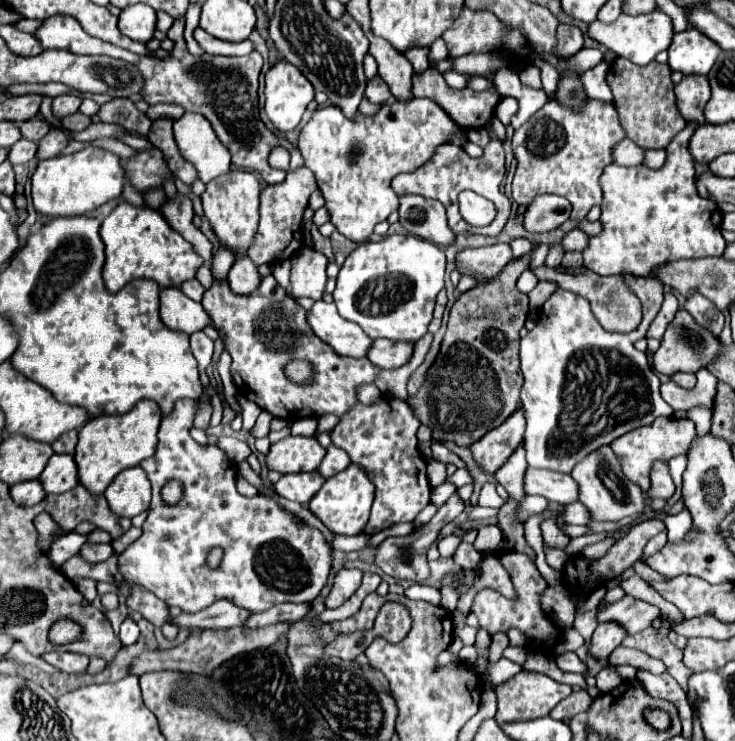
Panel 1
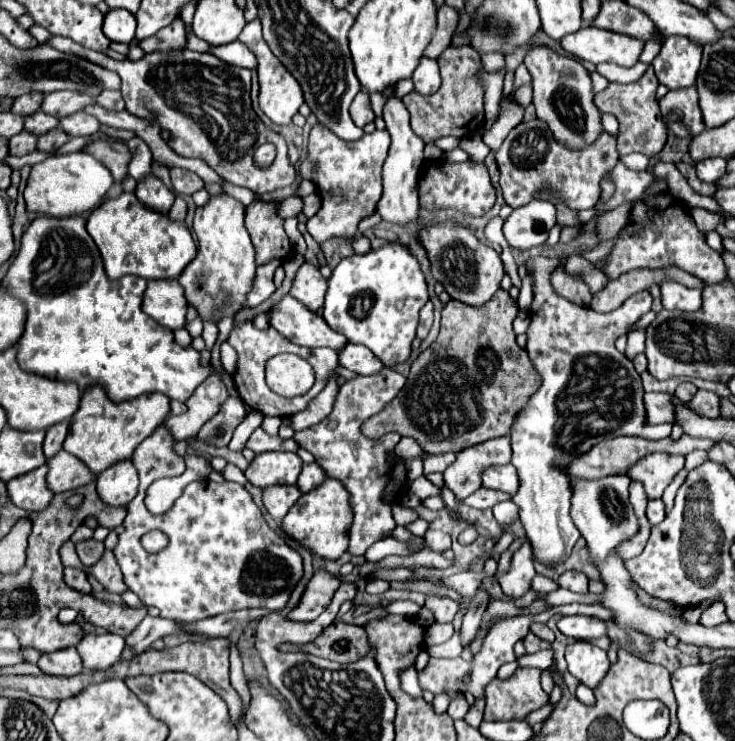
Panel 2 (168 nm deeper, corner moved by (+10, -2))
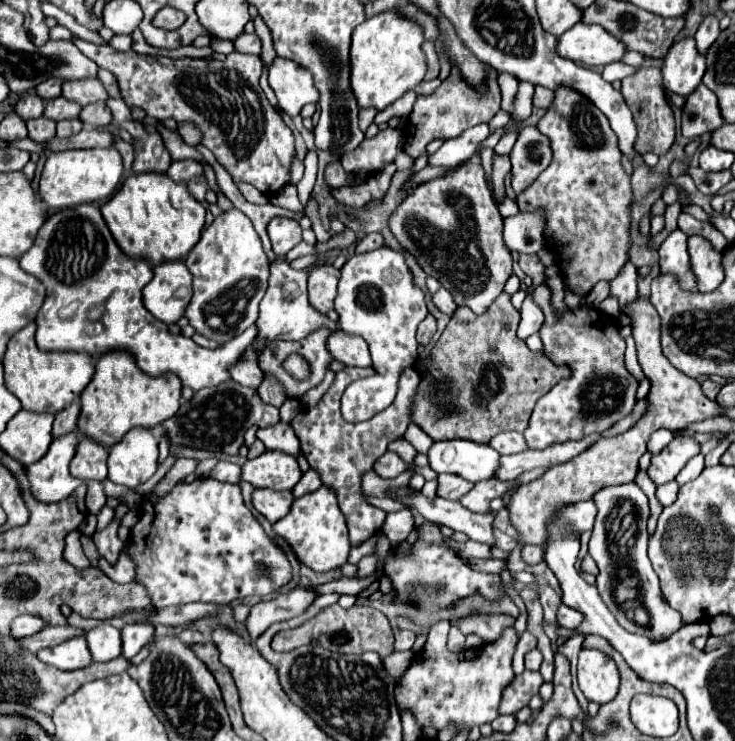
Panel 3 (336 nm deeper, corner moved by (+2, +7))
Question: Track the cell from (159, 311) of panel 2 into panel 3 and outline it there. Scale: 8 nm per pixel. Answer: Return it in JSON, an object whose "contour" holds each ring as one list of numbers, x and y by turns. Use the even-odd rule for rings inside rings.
{"contour":[[167,261,165,265,153,267,153,279,143,287,143,305,163,323,171,325,183,317,185,305,191,297,191,273,185,267,185,261]]}

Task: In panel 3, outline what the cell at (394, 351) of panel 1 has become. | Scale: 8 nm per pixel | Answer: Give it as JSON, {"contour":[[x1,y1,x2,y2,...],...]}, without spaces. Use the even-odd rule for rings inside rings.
{"contour":[[337,329,327,339,327,351,335,361,341,361,343,365,353,367,369,367,369,349,363,337,349,335,343,329]]}

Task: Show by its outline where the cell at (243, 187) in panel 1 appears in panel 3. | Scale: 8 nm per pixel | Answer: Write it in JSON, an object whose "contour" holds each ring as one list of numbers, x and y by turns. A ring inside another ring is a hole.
{"contour":[[239,209,225,211,203,231,199,243,189,251,185,265,193,275,193,297,185,317,199,335,223,345,257,321,259,301,269,279,269,259,249,217]]}

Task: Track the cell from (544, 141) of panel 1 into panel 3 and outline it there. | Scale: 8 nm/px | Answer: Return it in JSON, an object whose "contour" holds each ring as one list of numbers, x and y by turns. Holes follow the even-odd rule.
{"contour":[[523,125,517,137,517,143,511,151,511,175,513,175,513,189,515,193,525,191,539,173,549,165,551,149,549,139,539,133,537,127]]}

